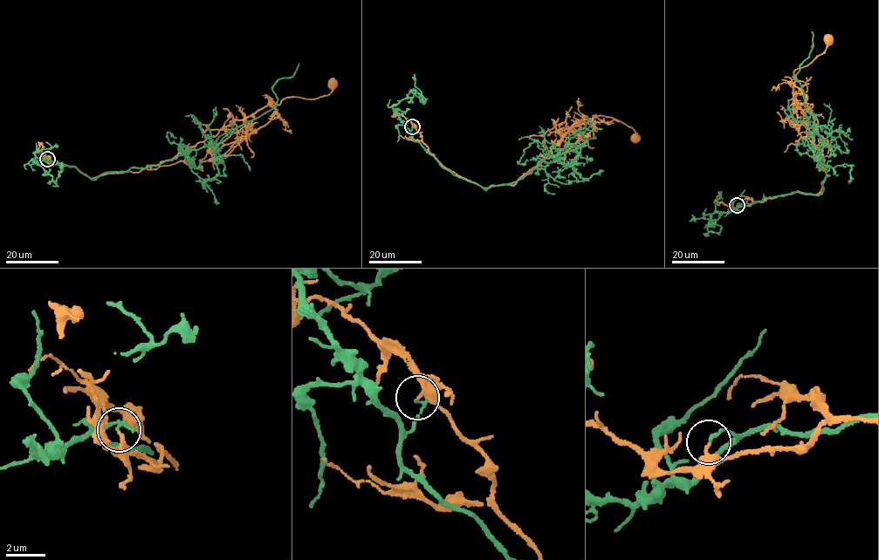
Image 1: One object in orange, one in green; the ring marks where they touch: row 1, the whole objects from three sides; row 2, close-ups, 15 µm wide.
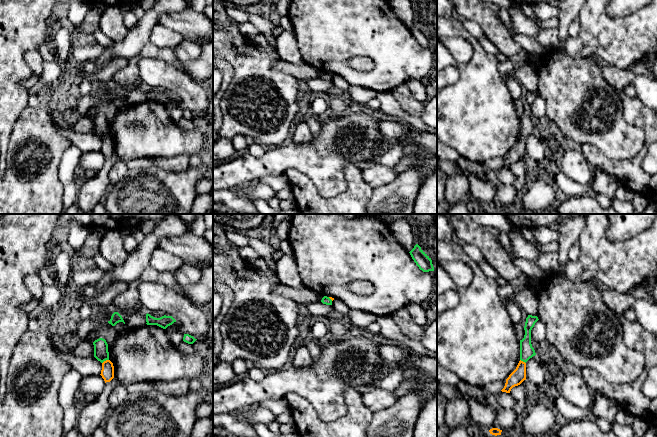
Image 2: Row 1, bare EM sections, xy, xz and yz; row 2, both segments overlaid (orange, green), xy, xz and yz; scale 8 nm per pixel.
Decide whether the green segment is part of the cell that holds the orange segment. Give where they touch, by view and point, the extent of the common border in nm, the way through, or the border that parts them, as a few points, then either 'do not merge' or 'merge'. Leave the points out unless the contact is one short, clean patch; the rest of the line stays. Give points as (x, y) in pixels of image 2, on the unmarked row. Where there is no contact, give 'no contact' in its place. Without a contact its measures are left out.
xy (106, 136) | 70 nm | along xy (108, 135), (102, 139) | do not merge

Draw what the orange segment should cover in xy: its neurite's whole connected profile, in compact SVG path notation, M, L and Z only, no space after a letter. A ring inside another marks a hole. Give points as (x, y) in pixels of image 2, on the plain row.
M106 136L102 139L101 150L105 159L110 158L114 154L114 142L110 136Z

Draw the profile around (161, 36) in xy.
M157 24L149 35L149 42L158 48L174 49L182 40L179 33L160 24Z

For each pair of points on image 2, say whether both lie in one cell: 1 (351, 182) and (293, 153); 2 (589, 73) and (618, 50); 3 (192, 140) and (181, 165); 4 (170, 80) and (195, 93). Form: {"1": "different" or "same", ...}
{"1": "different", "2": "different", "3": "different", "4": "same"}

